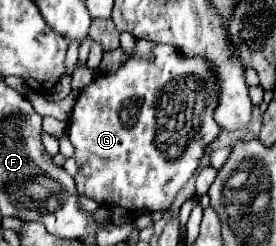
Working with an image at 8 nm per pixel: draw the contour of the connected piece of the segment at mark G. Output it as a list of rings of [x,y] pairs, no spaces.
[[[157,44],[151,62],[129,58],[117,72],[95,76],[95,80],[79,94],[67,122],[67,134],[75,146],[75,160],[79,164],[75,176],[77,192],[99,204],[117,204],[129,212],[167,210],[177,192],[197,172],[205,146],[221,132],[213,120],[217,102],[219,82],[213,64],[201,56],[185,58],[169,44]]]

